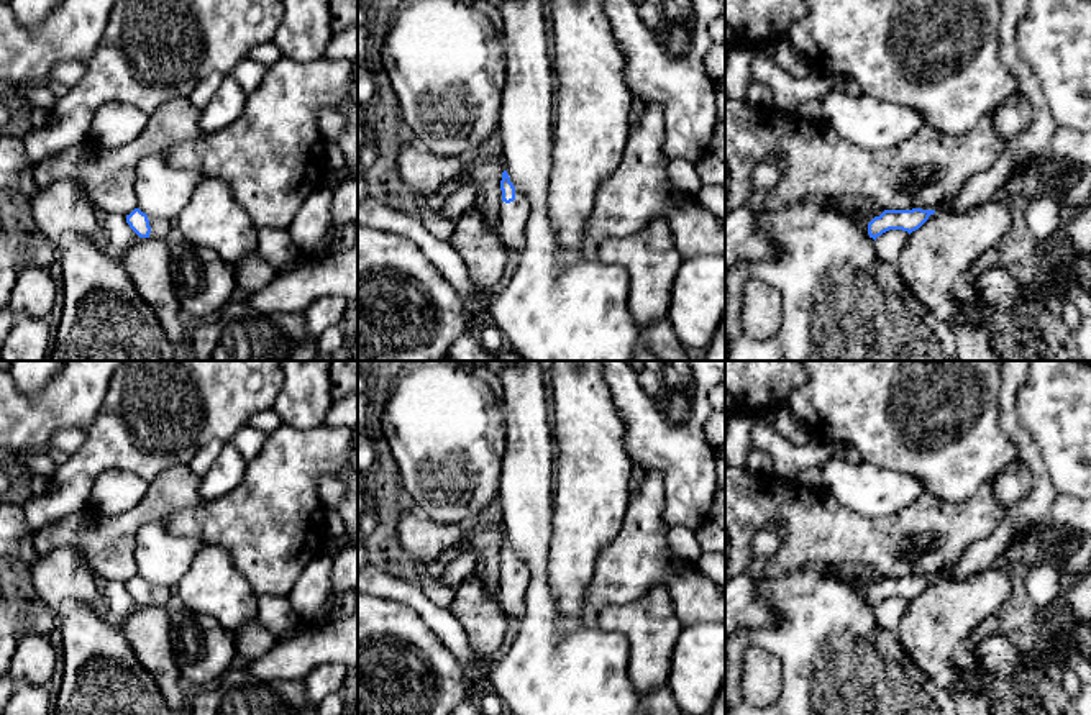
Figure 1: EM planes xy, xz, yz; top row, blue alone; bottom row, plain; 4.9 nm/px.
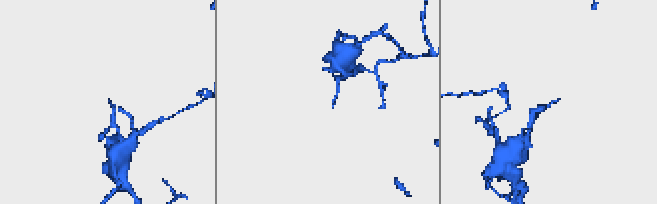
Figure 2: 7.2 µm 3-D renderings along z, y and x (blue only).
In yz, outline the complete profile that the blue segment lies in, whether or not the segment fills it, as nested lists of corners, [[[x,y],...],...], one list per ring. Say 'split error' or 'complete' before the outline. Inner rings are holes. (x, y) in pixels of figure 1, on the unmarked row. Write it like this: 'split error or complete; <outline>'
complete; [[[884,577],[868,590],[868,602],[876,608],[878,603],[889,597],[902,597],[909,602],[919,597],[935,577]]]

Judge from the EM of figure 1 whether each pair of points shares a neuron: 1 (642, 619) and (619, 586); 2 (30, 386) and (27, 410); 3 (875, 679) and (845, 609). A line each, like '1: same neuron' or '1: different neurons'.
1: different neurons
2: different neurons
3: same neuron

